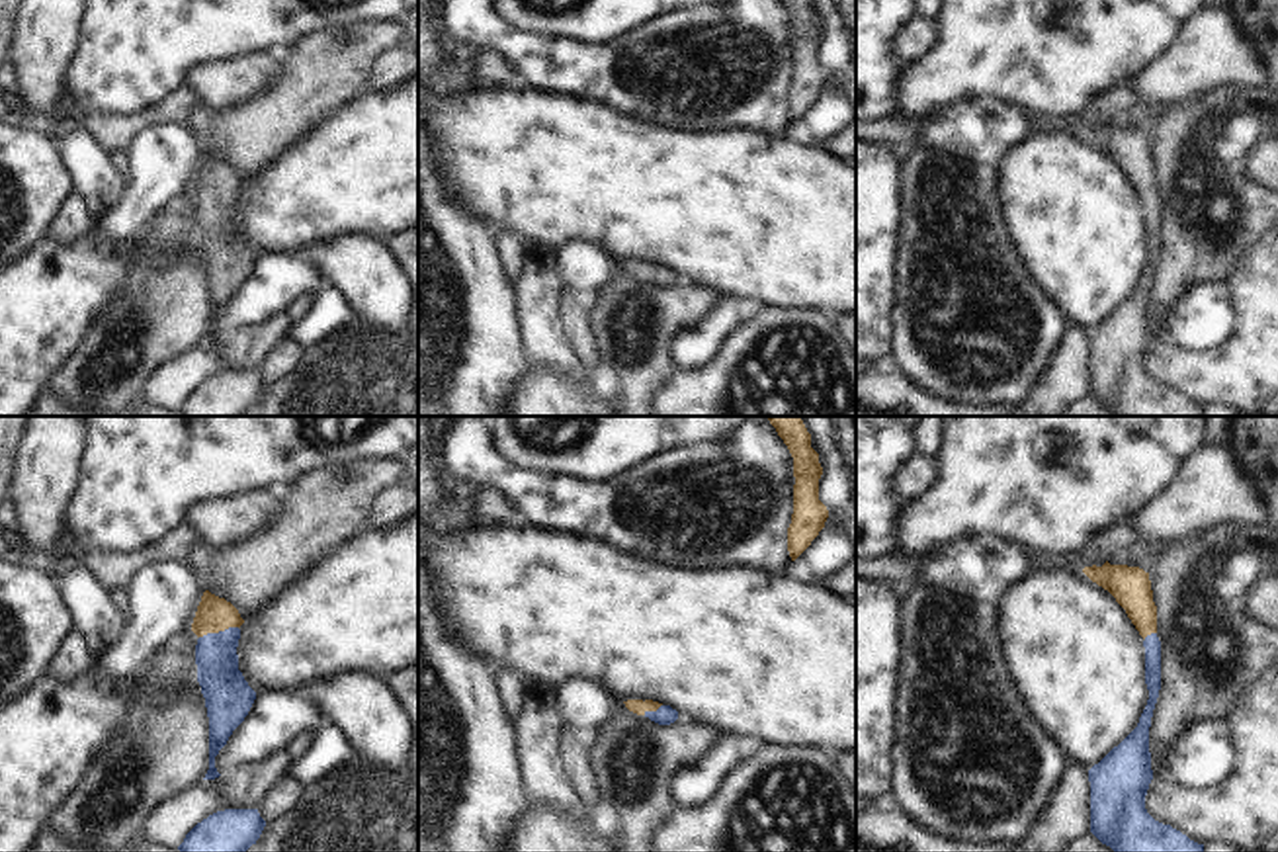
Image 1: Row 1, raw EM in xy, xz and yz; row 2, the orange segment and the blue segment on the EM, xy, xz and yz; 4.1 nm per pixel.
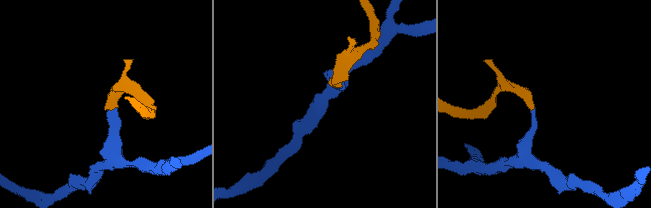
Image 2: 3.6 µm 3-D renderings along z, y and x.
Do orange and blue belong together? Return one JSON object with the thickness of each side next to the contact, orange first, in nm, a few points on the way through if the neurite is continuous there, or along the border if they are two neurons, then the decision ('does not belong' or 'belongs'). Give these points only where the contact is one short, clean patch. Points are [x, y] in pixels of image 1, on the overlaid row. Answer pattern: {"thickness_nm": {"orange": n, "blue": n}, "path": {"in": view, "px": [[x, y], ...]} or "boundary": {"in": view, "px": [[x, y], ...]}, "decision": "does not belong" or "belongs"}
{"thickness_nm": {"orange": 150, "blue": 190}, "path": {"in": "xy", "px": [[213, 614], [217, 632], [217, 675], [223, 686]]}, "decision": "belongs"}

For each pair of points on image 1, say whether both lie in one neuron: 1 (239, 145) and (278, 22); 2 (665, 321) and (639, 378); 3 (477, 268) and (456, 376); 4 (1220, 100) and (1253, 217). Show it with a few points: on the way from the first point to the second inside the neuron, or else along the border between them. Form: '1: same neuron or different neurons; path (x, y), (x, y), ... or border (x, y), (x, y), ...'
1: different neurons; border (317, 30), (278, 55)
2: same neuron; path (651, 335), (639, 346), (639, 364)
3: same neuron; path (456, 296), (456, 348)
4: same neuron; path (1202, 133), (1202, 184), (1220, 202)

